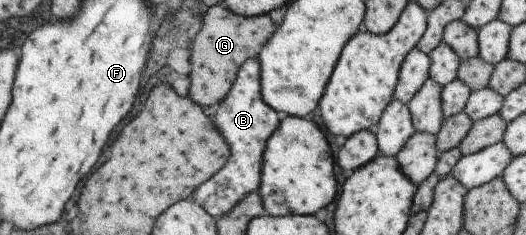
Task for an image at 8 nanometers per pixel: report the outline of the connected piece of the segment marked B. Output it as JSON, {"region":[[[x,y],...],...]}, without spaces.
{"region":[[[249,59],[241,67],[234,87],[224,98],[220,105],[220,111],[216,115],[216,125],[232,143],[232,159],[228,159],[228,165],[212,177],[212,181],[204,183],[196,191],[196,201],[215,218],[219,219],[230,213],[248,194],[258,192],[260,189],[260,172],[262,154],[266,140],[281,122],[278,120],[278,113],[262,98],[262,84],[260,83],[260,60]]]}

